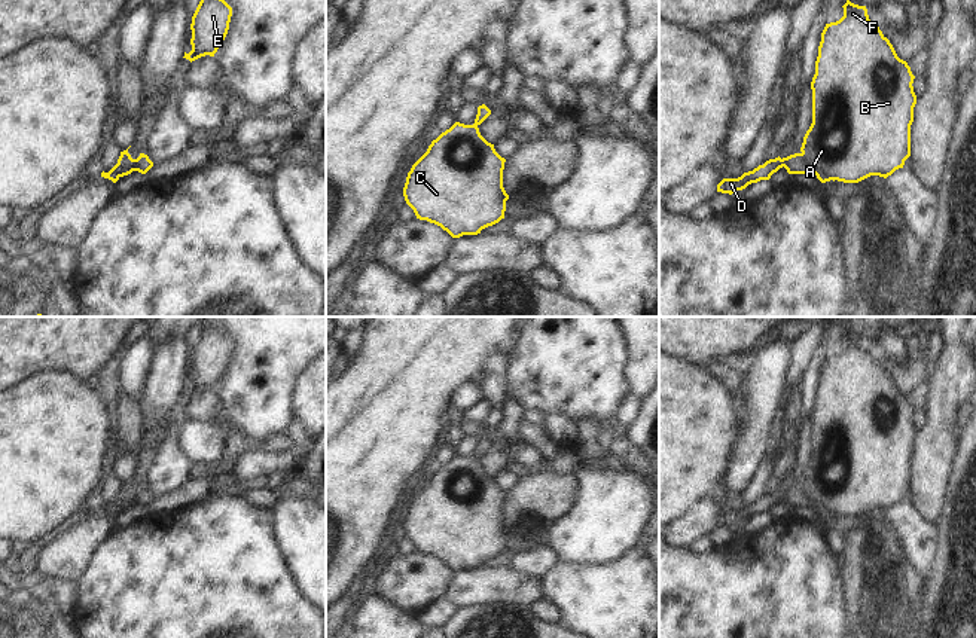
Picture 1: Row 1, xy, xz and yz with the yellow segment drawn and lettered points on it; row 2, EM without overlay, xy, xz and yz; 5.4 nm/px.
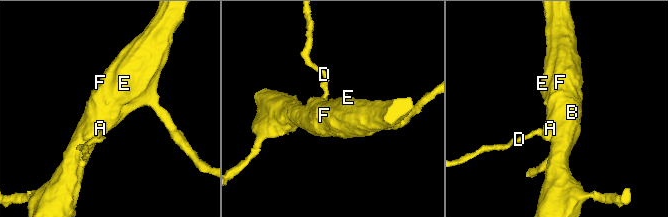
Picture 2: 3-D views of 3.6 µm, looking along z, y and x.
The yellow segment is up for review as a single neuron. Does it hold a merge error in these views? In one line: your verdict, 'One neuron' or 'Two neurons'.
Two neurons

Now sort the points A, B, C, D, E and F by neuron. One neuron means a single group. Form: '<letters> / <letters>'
A B C E F / D

